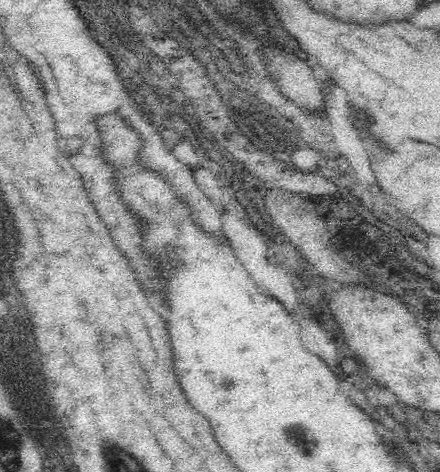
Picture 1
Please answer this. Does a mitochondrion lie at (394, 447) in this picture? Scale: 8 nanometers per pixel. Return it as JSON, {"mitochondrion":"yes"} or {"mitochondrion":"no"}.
{"mitochondrion":"no"}

